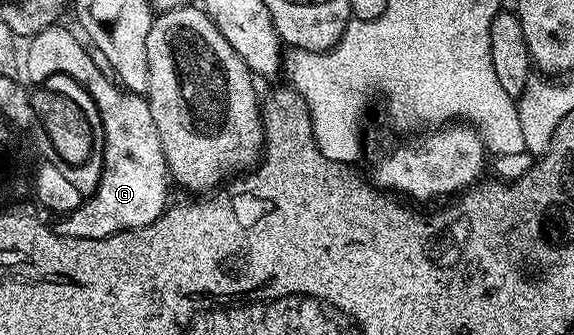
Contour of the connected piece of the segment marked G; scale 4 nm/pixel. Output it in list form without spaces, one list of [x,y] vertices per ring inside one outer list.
[[[60,27],[42,30],[27,41],[32,49],[32,60],[25,64],[23,61],[22,68],[33,72],[37,78],[61,72],[74,78],[74,82],[88,91],[102,118],[104,169],[95,192],[72,212],[61,215],[57,219],[60,221],[54,224],[54,231],[58,236],[70,238],[106,238],[131,228],[145,228],[163,214],[170,200],[170,177],[162,154],[158,126],[154,126],[154,114],[150,114],[150,106],[141,93],[130,92],[121,86],[101,67],[87,47],[80,49],[79,35],[76,37],[70,29]]]

